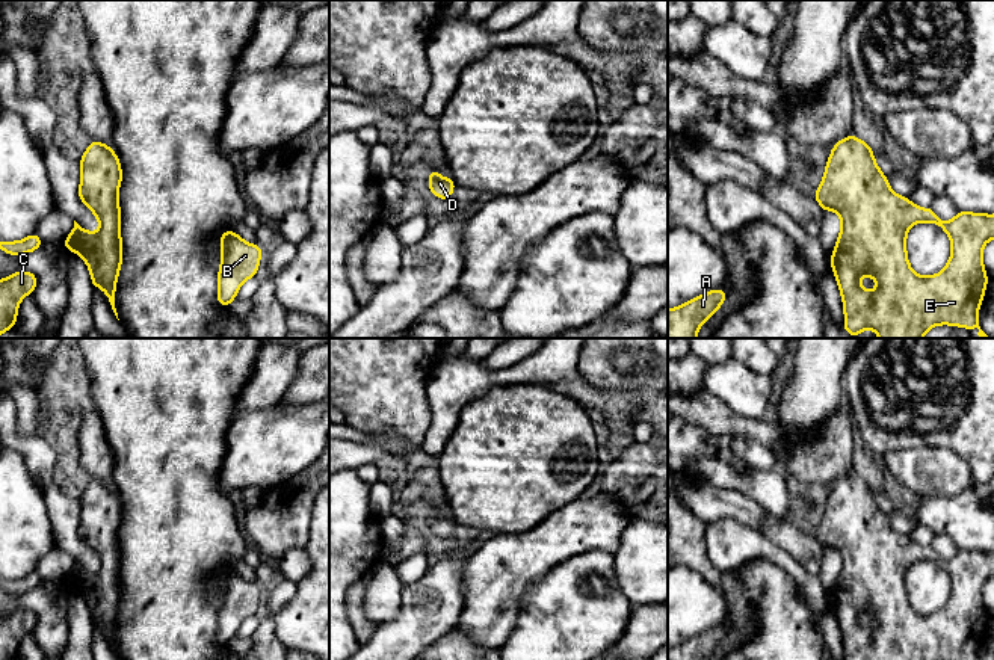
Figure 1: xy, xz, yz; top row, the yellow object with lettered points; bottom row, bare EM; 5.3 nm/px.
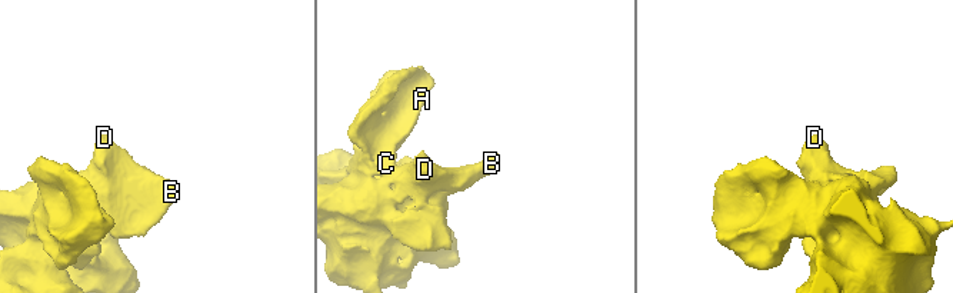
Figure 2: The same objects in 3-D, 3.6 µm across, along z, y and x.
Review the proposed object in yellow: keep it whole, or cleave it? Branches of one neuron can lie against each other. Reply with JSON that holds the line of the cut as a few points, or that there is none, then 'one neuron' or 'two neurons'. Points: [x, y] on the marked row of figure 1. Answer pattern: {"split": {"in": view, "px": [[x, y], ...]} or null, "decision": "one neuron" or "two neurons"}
{"split": null, "decision": "one neuron"}

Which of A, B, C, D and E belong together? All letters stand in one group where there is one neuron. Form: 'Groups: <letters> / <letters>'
Groups: A B C D E

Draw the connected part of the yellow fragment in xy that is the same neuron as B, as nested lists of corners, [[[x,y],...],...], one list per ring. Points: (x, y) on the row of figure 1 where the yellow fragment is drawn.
[[[233,230],[221,234],[221,269],[218,272],[218,304],[230,305],[240,285],[255,276],[263,248],[239,237]]]

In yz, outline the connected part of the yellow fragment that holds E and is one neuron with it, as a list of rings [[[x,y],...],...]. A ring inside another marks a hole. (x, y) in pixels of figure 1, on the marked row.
[[[854,134],[832,146],[823,180],[813,196],[823,211],[835,210],[841,219],[831,267],[843,299],[843,329],[854,338],[864,329],[875,331],[879,338],[921,338],[937,325],[977,328],[979,337],[994,338],[980,329],[977,320],[988,285],[982,249],[994,239],[994,214],[958,211],[952,221],[943,222],[931,207],[921,208],[894,193],[878,168],[872,148]],[[918,222],[941,227],[952,242],[946,267],[932,276],[918,276],[908,261],[906,234]],[[863,275],[870,275],[878,288],[863,288]]]

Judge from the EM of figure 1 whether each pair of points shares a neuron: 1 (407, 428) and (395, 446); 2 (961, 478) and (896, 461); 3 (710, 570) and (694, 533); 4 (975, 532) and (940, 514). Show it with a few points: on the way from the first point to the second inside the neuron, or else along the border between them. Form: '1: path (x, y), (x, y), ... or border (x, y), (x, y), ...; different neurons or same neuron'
1: border (372, 432), (393, 429), (410, 446), (420, 447); different neurons
2: path (944, 473), (913, 467); same neuron
3: path (701, 561), (694, 553), (694, 542); same neuron
4: path (966, 523), (958, 517), (949, 515); same neuron

